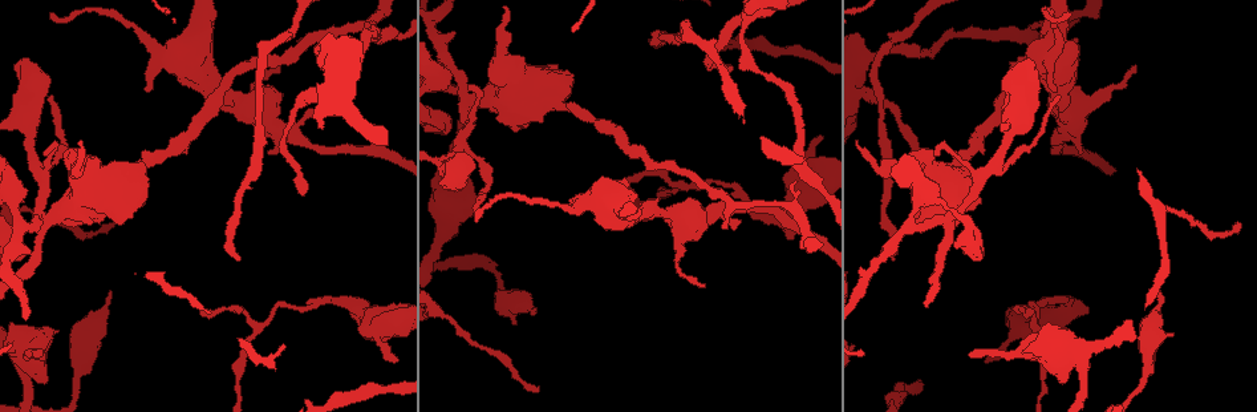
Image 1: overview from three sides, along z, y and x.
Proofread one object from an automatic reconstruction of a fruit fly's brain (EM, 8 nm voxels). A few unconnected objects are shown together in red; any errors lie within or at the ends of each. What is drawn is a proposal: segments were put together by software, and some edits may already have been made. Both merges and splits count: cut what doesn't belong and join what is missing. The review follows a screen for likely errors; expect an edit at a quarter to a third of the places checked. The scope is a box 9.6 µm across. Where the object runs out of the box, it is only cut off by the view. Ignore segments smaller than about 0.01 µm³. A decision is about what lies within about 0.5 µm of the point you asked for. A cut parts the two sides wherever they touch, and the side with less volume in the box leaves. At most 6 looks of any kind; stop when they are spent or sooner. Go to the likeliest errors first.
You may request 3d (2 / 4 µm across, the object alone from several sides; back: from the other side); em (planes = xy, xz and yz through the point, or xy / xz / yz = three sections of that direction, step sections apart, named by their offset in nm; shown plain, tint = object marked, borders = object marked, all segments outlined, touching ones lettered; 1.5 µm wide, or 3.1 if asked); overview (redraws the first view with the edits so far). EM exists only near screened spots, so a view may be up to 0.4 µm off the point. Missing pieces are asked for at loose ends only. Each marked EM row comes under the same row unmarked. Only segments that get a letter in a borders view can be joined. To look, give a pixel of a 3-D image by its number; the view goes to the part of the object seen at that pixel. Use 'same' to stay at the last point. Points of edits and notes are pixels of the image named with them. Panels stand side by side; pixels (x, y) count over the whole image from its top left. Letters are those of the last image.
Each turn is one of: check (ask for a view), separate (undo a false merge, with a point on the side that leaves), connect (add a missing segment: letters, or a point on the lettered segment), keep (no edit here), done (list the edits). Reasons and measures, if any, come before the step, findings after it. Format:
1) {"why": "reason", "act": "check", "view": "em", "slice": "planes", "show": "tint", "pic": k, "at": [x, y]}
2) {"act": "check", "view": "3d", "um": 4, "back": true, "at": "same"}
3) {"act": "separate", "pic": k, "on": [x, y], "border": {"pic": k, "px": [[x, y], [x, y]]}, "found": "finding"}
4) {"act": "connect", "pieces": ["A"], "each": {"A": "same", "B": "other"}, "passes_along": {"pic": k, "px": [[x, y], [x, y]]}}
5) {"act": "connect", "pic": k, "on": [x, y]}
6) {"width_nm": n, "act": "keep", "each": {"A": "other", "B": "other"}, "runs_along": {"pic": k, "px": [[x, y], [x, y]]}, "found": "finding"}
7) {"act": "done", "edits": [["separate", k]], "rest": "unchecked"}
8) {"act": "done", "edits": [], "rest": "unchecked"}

{"act": "check", "view": "3d", "um": 4, "pic": 1, "at": [1061, 381]}

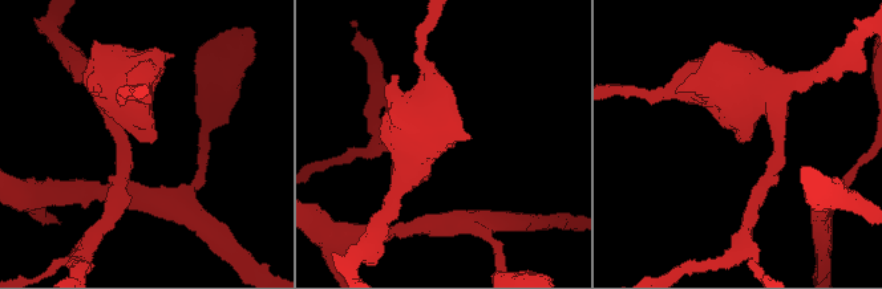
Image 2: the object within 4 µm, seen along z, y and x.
{"act": "check", "view": "em", "slice": "planes", "show": "borders", "pic": 2, "at": [152, 140]}

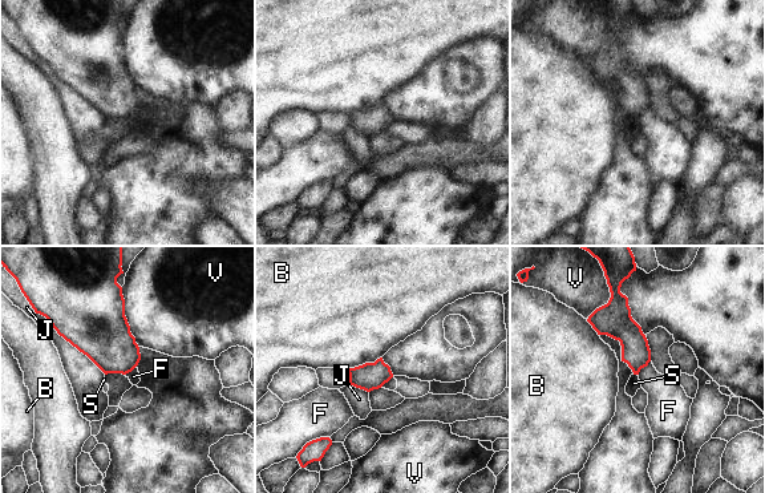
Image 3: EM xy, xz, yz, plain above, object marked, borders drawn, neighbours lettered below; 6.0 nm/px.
{"act": "keep", "each": {"B": "other", "F": "other", "J": "other", "S": "other", "V": "other"}, "border": {"pic": 3, "px": [[650, 360], [638, 375]]}, "found": "none of them fits"}

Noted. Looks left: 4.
{"why": "sudden change in width", "act": "check", "view": "em", "slice": "planes", "show": "borders", "pic": 1, "at": [948, 215]}

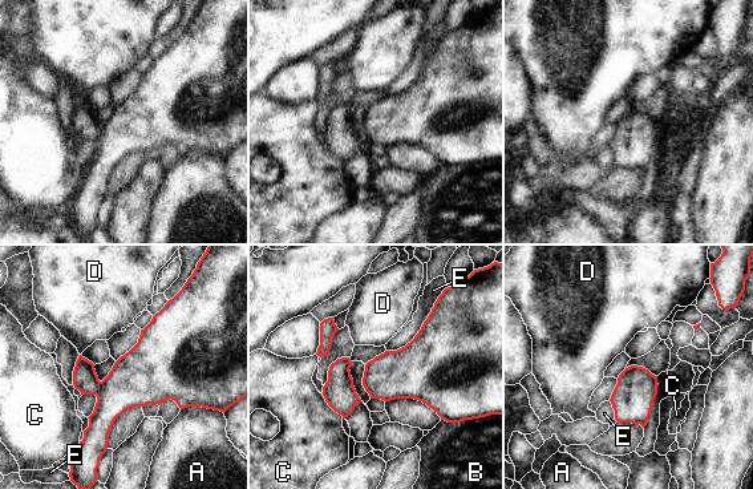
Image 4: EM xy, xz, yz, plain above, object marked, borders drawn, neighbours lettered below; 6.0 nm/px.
{"act": "separate", "pic": 4, "on": [137, 379], "each": {"A": "other", "B": "other", "C": "other", "D": "other", "E": "other"}, "border": {"pic": 4, "px": [[101, 382], [100, 391], [96, 395]]}, "found": "two neurons meet here"}

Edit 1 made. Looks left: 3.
{"why": "redraw", "act": "check", "view": "overview"}

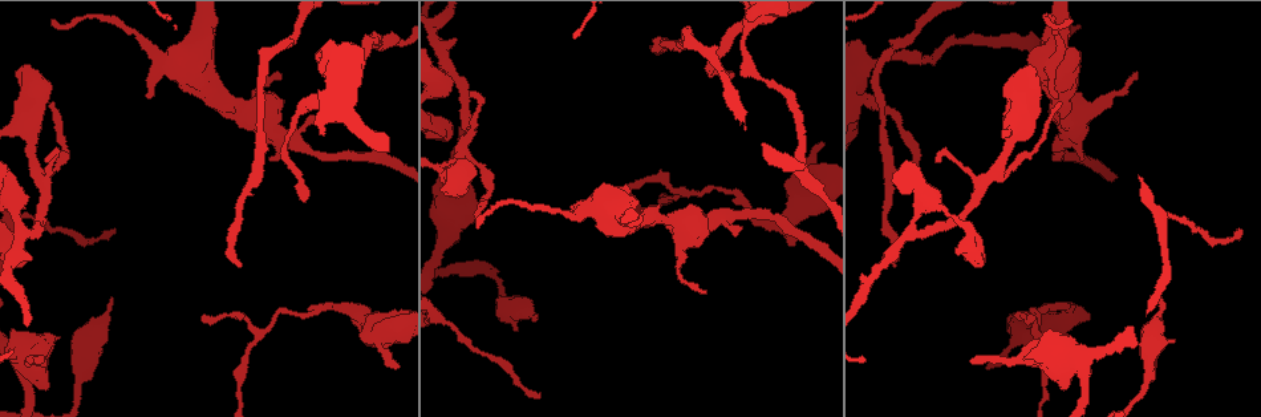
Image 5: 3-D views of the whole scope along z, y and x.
{"why": "an open end", "act": "check", "view": "em", "slice": "xy", "step": 4, "show": "borders", "pic": 5, "at": [303, 200]}

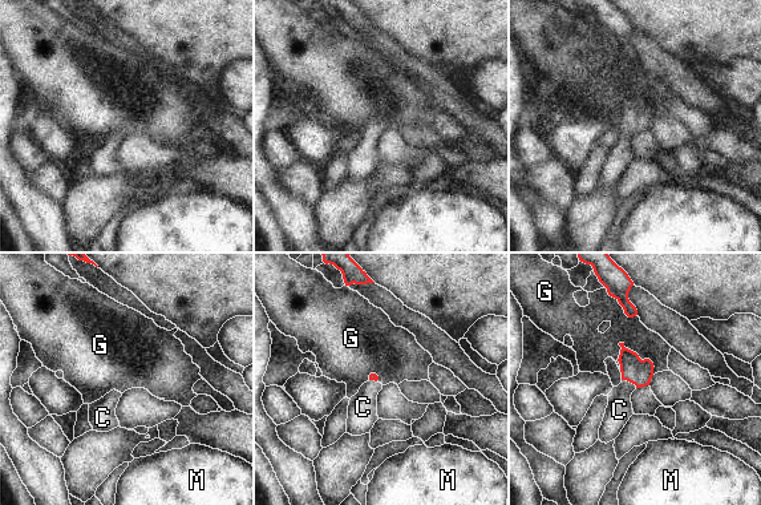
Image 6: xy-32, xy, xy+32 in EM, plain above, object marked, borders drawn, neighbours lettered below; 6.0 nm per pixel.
{"act": "connect", "pieces": ["C"], "each": {"C": "same", "G": "other", "M": "other"}, "passes_along": {"pic": 6, "px": [[634, 370], [630, 382], [619, 409]]}, "found": "the neuron continues"}

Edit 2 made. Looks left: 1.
{"act": "done", "edits": [["separate", 4], ["connect", 6]], "rest": "unchecked"}

